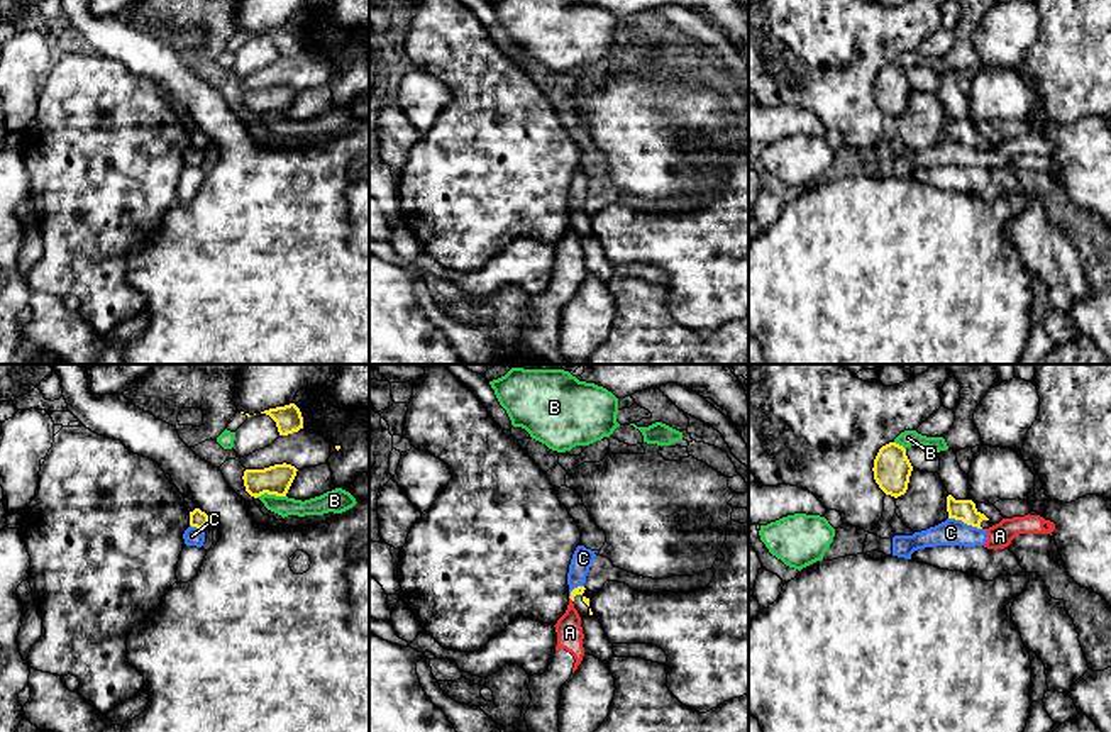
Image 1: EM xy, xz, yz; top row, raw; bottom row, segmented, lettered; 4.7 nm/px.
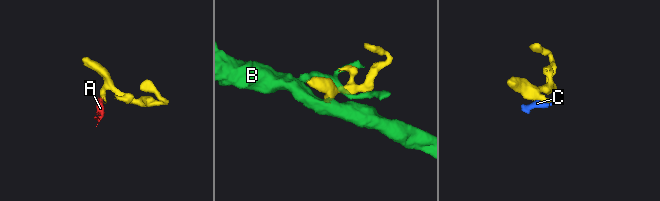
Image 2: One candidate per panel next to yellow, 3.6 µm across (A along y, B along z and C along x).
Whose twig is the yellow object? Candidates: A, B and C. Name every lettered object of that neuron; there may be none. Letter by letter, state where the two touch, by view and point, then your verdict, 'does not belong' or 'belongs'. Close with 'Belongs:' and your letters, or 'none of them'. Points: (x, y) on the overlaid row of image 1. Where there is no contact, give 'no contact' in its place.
A: xz (571, 598) | does not belong
B: xy (270, 493) | does not belong
C: yz (966, 522) | does not belong
Belongs: none of them

